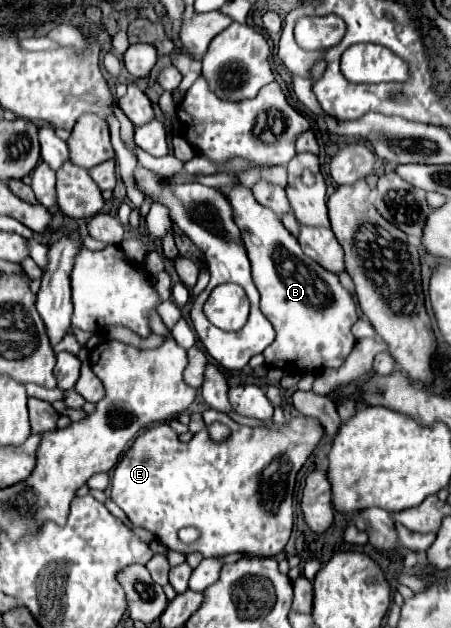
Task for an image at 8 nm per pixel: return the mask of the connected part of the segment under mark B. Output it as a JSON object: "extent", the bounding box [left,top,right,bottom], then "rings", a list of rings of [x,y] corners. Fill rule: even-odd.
{"extent":[220,180,358,372],"rings":[[[234,180],[232,186],[222,186],[220,192],[228,198],[228,202],[232,206],[234,222],[240,228],[242,240],[246,244],[246,252],[248,252],[248,258],[252,264],[252,278],[262,296],[260,308],[276,330],[274,342],[264,350],[266,364],[268,366],[272,364],[274,368],[280,368],[284,372],[290,372],[290,370],[318,372],[320,368],[342,366],[346,356],[352,352],[352,344],[356,342],[350,328],[358,320],[358,314],[356,314],[356,302],[352,300],[350,292],[340,284],[336,274],[322,270],[322,266],[318,266],[312,258],[306,258],[306,254],[302,254],[298,240],[282,226],[280,218],[272,210],[268,210],[266,206],[262,206],[254,200],[250,188],[240,186]]]}

